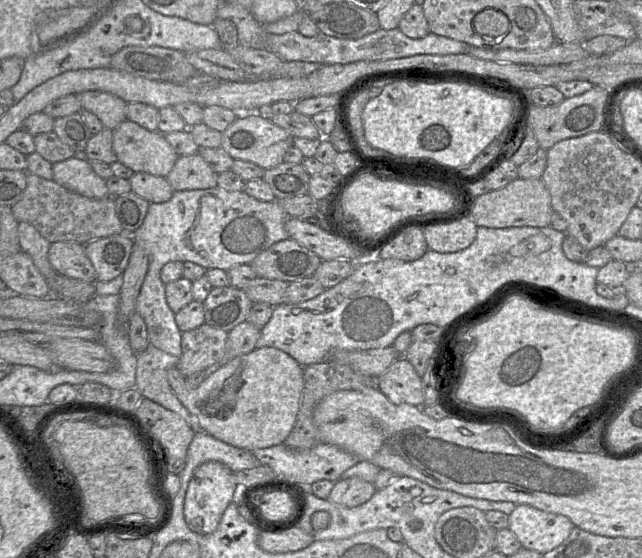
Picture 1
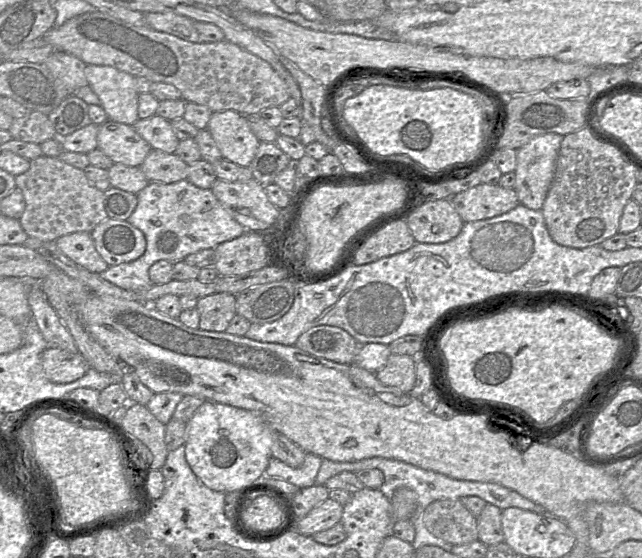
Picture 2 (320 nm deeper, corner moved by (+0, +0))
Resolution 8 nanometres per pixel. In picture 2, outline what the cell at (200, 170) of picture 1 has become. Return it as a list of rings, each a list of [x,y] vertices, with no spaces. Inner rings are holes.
[[[151,150],[140,166],[149,182],[164,184],[187,179],[188,165],[175,154]]]

